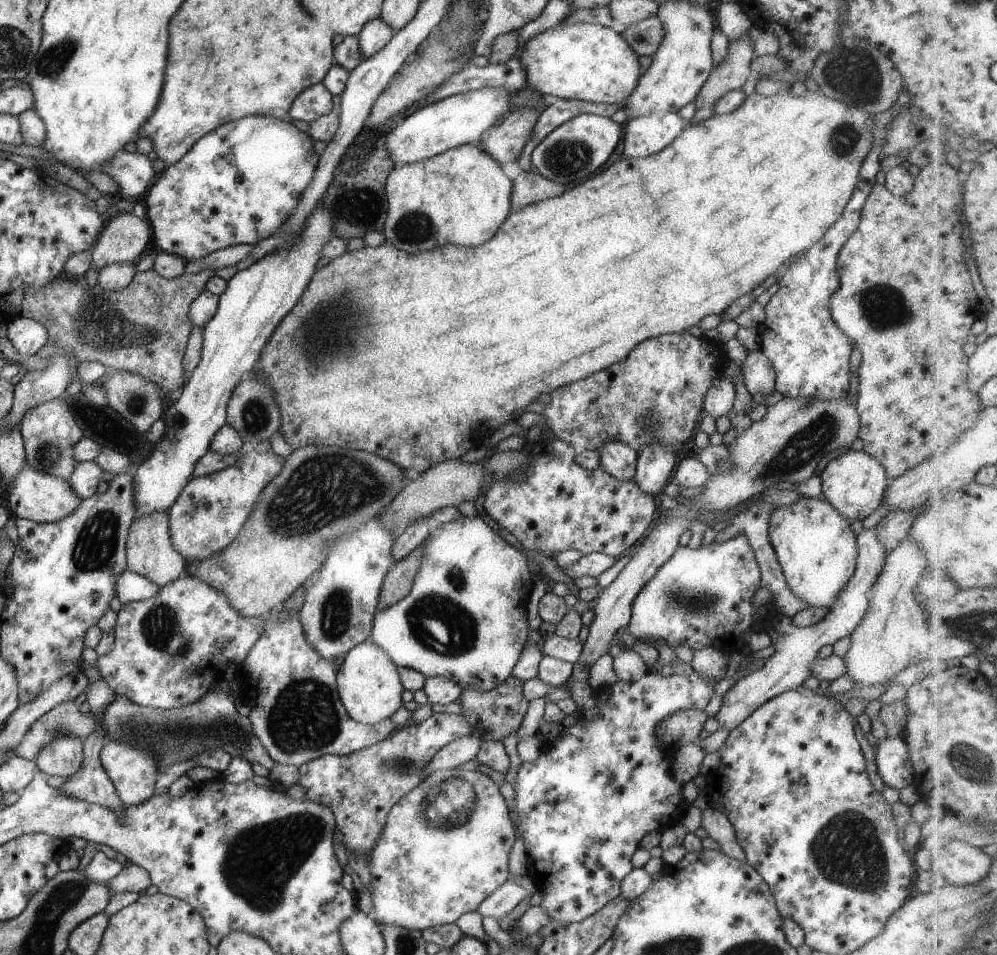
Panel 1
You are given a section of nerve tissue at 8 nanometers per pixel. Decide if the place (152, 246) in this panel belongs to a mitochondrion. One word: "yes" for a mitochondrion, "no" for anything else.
no

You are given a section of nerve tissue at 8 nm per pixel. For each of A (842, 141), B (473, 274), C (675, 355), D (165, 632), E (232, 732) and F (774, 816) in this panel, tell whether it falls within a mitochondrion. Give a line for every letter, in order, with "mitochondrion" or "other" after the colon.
A: mitochondrion
B: other
C: other
D: mitochondrion
E: mitochondrion
F: other

